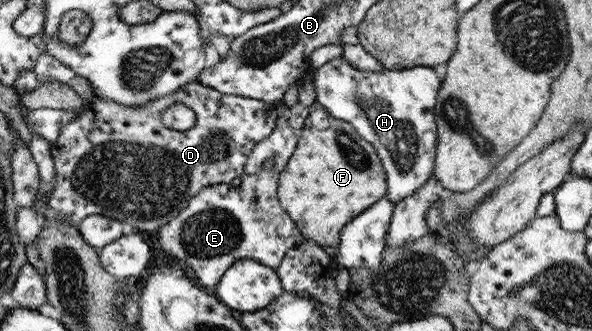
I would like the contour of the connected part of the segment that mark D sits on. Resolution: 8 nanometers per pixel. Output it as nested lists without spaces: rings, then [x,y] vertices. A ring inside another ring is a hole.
[[[193,82],[141,106],[125,106],[115,100],[94,98],[91,109],[67,123],[57,141],[51,144],[56,166],[55,188],[49,201],[51,212],[73,225],[78,225],[91,215],[101,214],[128,223],[134,231],[151,233],[160,230],[202,190],[221,183],[236,182],[245,171],[254,147],[270,137],[277,129],[279,117],[288,109],[283,103],[272,104],[247,96],[227,95],[216,88]],[[175,103],[185,103],[196,113],[192,128],[178,131],[163,125],[162,111]]]

